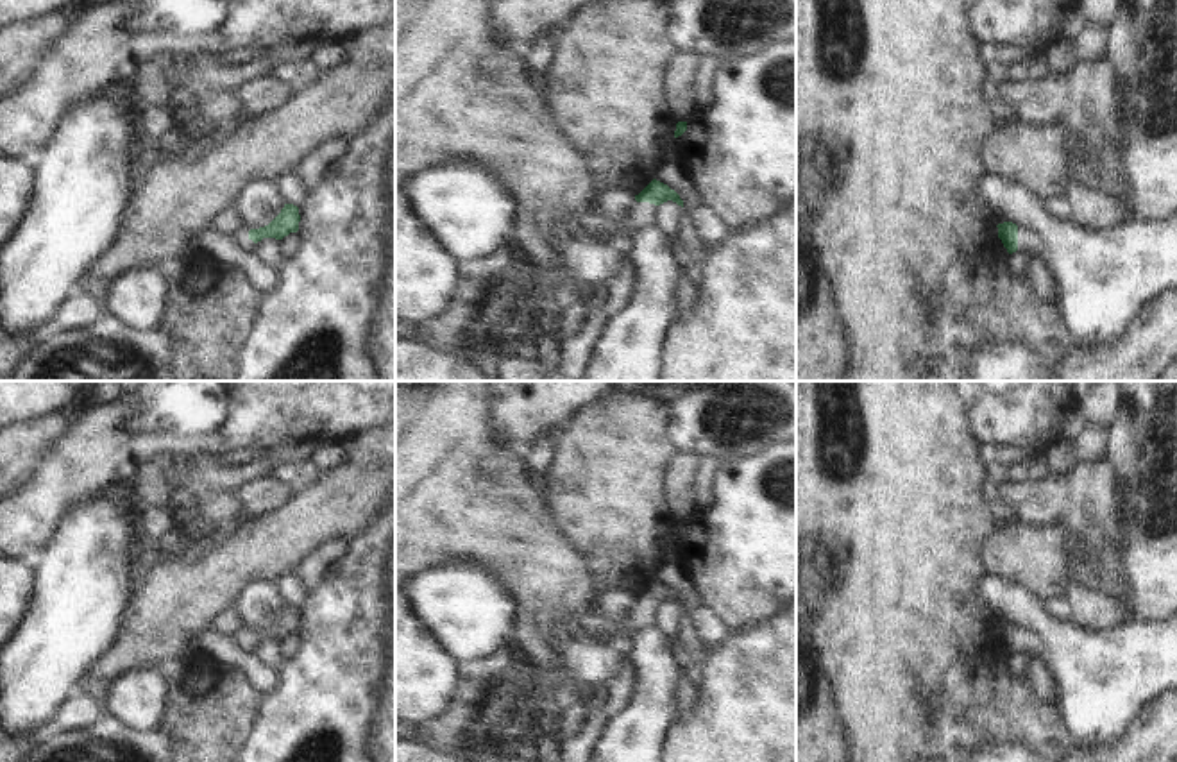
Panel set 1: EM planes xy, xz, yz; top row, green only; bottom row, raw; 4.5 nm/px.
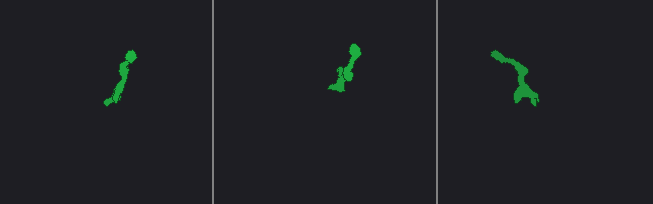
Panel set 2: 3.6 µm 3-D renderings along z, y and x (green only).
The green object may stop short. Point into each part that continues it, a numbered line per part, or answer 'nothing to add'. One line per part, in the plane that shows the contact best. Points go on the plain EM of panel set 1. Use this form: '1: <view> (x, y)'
1: yz (1029, 643).

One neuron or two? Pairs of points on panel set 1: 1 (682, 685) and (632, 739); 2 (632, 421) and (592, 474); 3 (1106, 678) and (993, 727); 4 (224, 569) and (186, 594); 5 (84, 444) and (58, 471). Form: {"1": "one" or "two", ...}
{"1": "two", "2": "one", "3": "two", "4": "one", "5": "one"}

